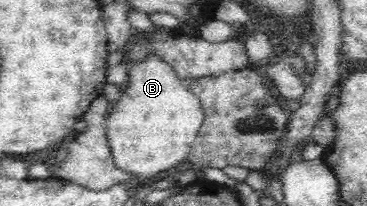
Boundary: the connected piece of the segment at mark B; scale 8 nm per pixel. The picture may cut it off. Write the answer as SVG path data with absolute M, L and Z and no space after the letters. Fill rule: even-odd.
M149 53L145 60L141 60L130 70L130 80L124 92L117 103L112 103L113 109L107 116L107 139L115 165L131 173L131 176L146 180L155 178L162 170L186 160L204 122L201 102L191 92L187 81L180 80L174 67L164 62L157 53Z

